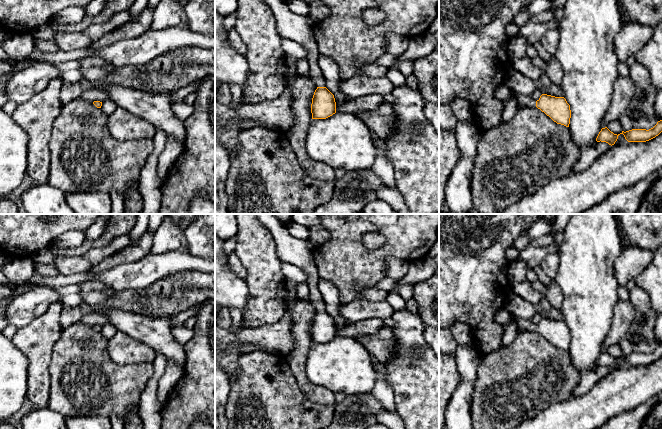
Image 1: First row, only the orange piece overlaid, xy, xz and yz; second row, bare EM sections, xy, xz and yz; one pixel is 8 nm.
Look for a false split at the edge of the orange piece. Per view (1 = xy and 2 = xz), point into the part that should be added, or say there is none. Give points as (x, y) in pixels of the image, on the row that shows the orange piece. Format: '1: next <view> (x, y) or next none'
1: next none
2: next xz (300, 29)

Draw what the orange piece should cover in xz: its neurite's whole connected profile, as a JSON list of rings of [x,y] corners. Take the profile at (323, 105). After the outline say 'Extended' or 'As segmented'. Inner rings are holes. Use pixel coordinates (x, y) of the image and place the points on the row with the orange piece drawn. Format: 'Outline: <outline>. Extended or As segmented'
Outline: [[[264,0],[276,19],[281,38],[291,39],[308,51],[311,81],[317,86],[311,104],[312,119],[326,119],[336,113],[334,95],[325,87],[325,78],[318,64],[320,56],[314,34],[315,21],[292,13],[284,0]]]. Extended

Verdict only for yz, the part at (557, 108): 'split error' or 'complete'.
split error

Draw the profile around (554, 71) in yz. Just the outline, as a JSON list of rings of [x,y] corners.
[[[550,56],[550,58],[547,60],[545,74],[555,85],[561,86],[564,72],[562,70],[562,66],[555,56]]]

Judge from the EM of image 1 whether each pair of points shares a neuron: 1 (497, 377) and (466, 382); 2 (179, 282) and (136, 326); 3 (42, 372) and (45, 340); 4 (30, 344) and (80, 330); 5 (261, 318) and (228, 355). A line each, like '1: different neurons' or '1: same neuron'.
1: different neurons
2: different neurons
3: same neuron
4: different neurons
5: different neurons

